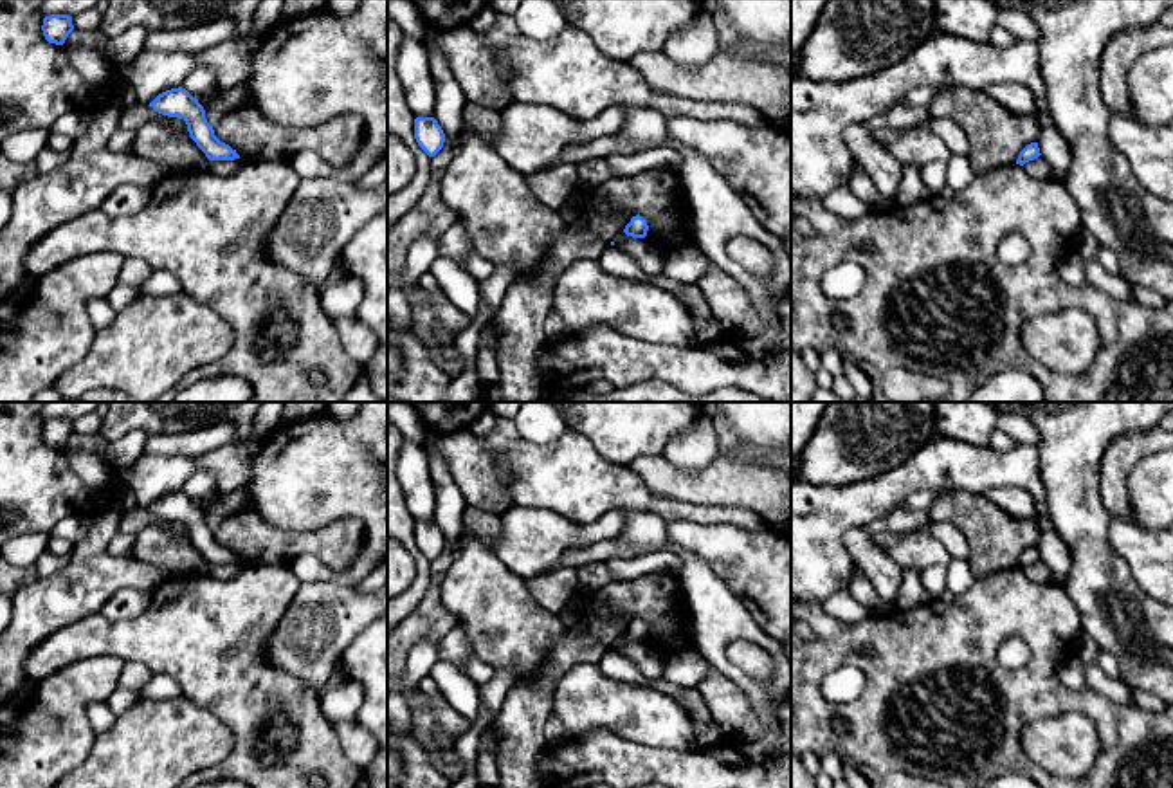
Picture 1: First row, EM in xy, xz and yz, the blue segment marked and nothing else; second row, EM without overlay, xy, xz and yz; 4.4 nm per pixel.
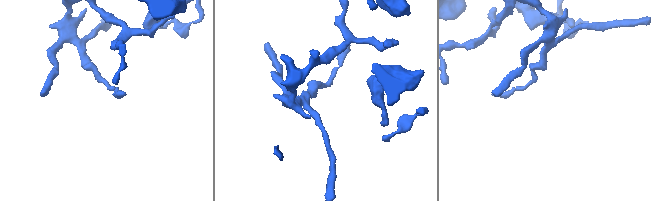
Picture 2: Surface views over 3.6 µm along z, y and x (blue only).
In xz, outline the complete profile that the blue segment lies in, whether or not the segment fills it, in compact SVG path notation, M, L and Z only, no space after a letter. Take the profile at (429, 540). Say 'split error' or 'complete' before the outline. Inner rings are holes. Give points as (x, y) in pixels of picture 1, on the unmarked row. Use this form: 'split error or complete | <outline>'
complete | M416 521L414 543L429 561L434 561L443 552L445 537L434 521Z

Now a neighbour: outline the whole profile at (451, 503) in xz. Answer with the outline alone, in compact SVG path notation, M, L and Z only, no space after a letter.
M423 427L423 445L429 456L429 472L436 496L434 523L441 530L445 541L459 546L461 543L461 516L467 509L467 501L458 489L452 472L445 458L438 451L438 444L443 436L429 427Z

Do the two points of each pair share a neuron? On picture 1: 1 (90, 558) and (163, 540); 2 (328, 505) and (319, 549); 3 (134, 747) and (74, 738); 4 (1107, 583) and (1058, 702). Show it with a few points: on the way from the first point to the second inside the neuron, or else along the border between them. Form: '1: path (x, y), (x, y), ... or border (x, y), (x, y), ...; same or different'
1: border (132, 554), (150, 563), (164, 577); different
2: border (334, 520), (316, 529), (283, 529); different
3: border (98, 734), (89, 754), (72, 769); different
4: border (1065, 588), (1078, 608), (1082, 628); different

